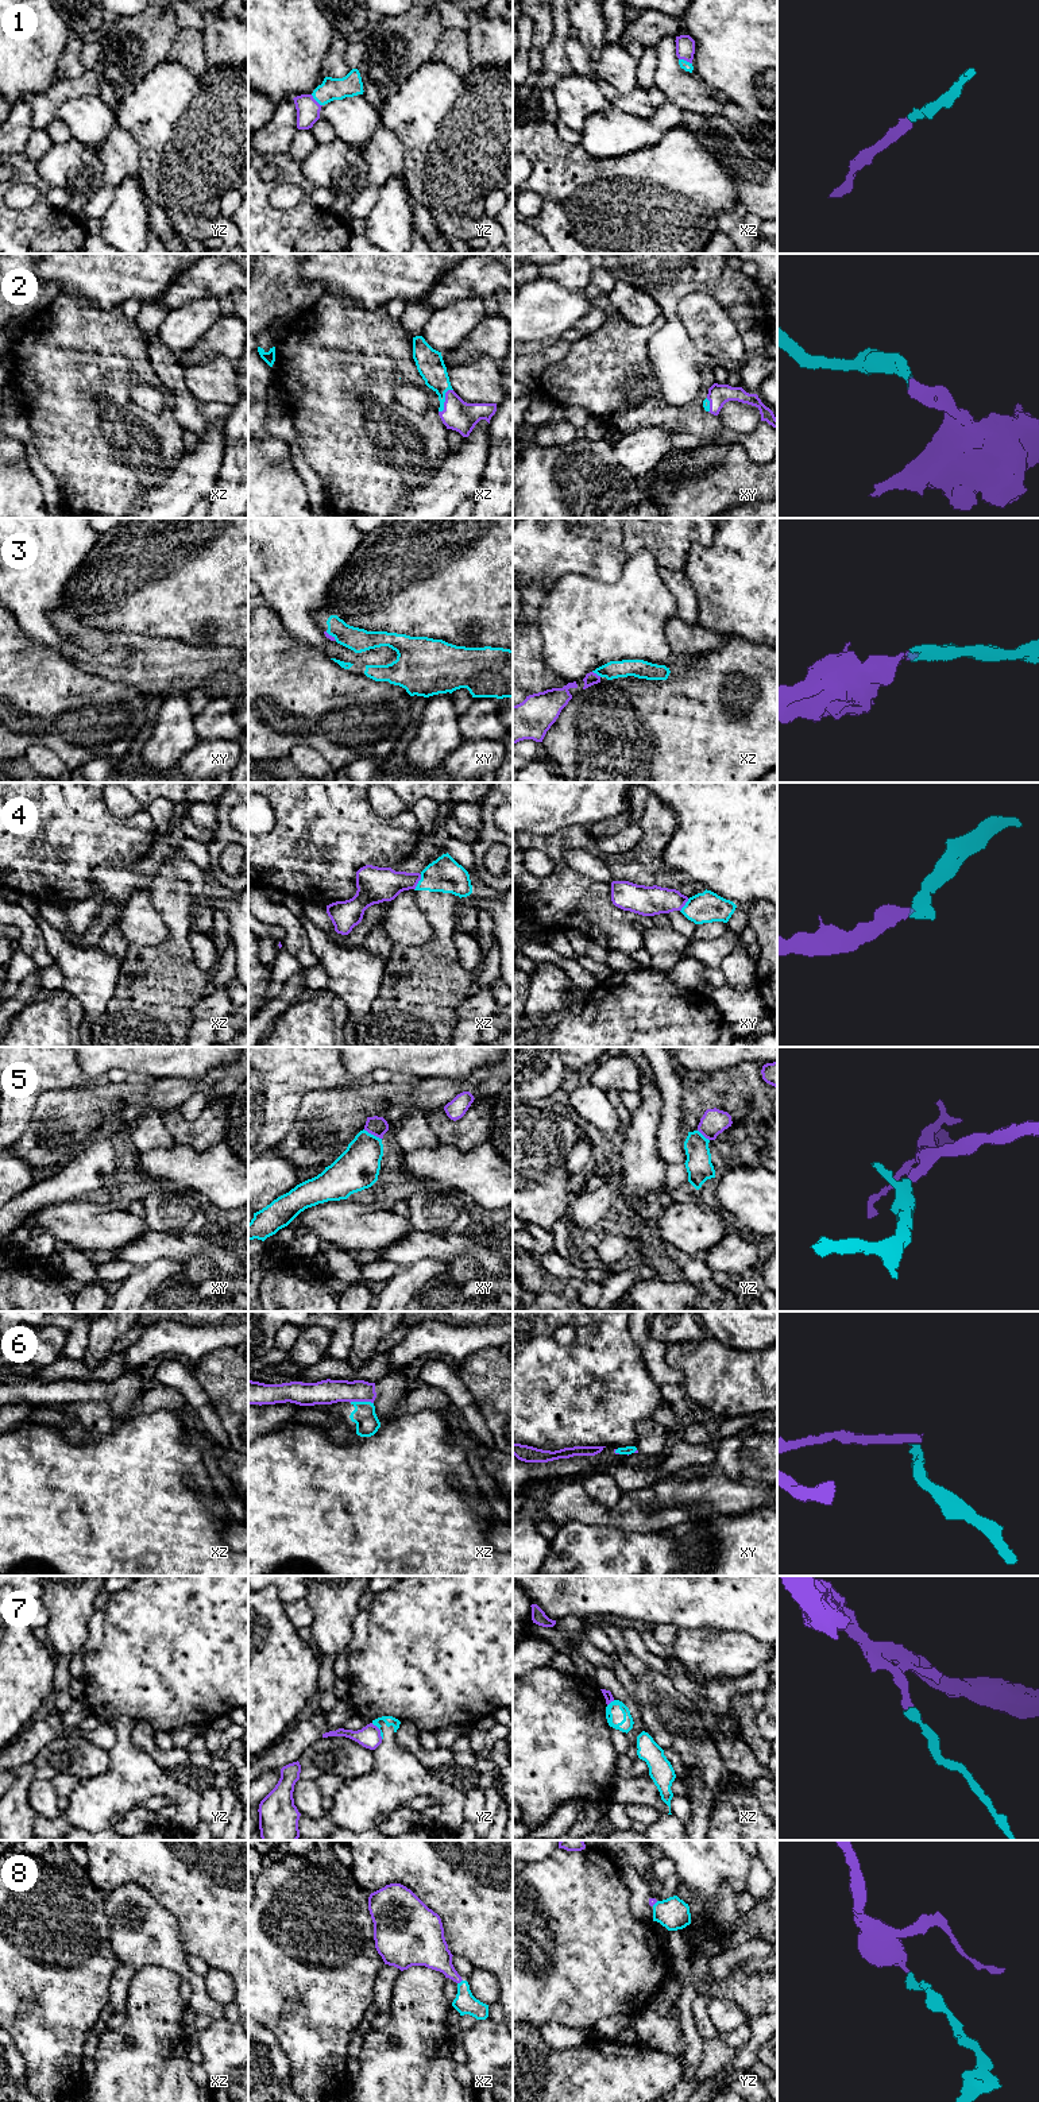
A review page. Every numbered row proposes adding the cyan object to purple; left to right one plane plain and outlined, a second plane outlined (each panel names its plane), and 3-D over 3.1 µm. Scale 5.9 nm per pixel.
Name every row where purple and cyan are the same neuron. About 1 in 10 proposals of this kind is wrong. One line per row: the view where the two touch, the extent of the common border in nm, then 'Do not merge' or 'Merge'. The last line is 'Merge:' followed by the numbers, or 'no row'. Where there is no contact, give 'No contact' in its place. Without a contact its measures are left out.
1: Touches purple in xz. Shared border 90 nm. Merge
2: Touches purple in xz. Shared border 170 nm. Merge
3: Touches purple in xz. Shared border 70 nm. Merge
4: Touches purple in xz. Shared border 100 nm. Do not merge
5: Touches purple in xy. Shared border 130 nm. Merge
6: Touches purple in xz. Shared border 140 nm. Do not merge
7: Touches purple in yz. Shared border 120 nm. Do not merge
8: Touches purple in xz. Shared border 40 nm. Merge
Merge: 1, 2, 3, 5, 8

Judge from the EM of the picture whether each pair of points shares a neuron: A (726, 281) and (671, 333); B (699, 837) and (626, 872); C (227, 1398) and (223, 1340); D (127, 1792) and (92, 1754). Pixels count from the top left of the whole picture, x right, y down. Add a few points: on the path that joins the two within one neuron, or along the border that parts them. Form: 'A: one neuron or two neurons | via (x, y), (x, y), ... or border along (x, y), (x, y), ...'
A: one neuron | via (705, 281), (690, 281), (671, 300), (671, 312)
B: two neurons | border along (678, 826), (663, 849), (663, 862), (683, 878)
C: two neurons | border along (234, 1345), (207, 1352), (194, 1363)
D: two neurons | border along (109, 1750), (109, 1766), (104, 1772), (78, 1780)

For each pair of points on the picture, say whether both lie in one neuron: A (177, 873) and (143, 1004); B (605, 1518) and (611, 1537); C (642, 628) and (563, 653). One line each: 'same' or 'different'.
A: same
B: different
C: same

